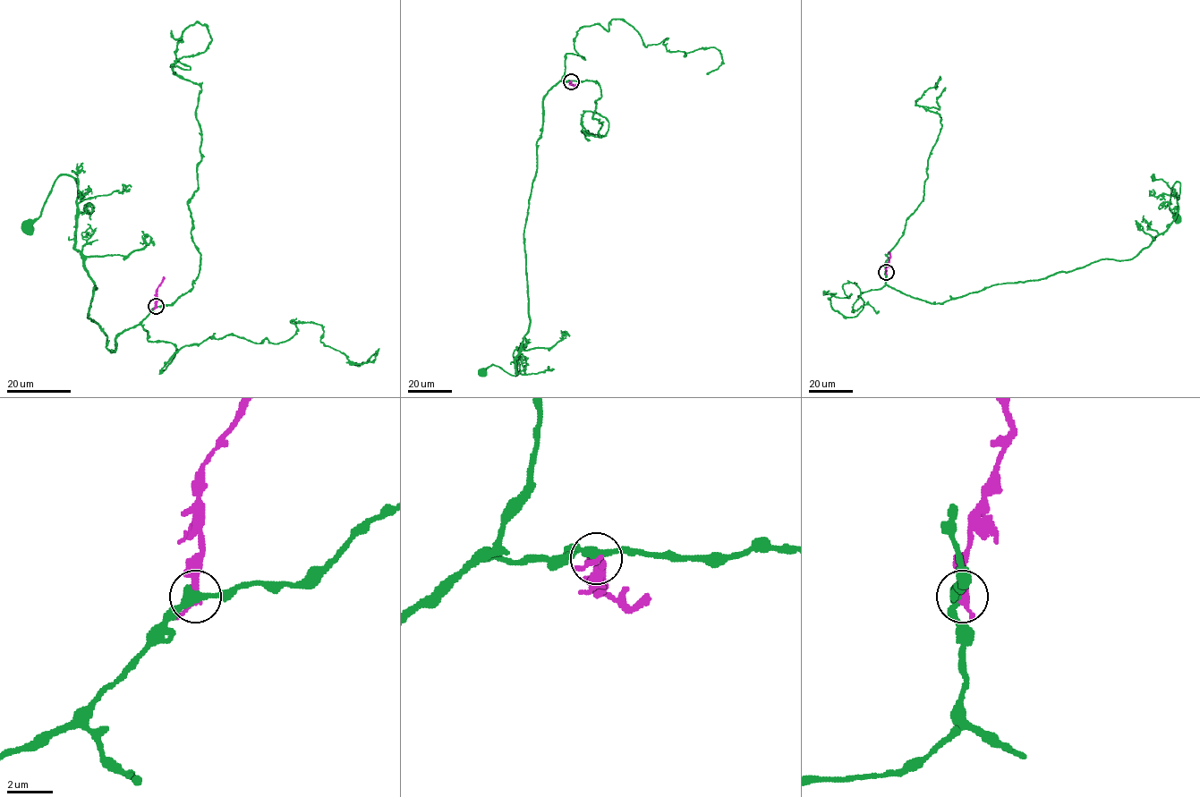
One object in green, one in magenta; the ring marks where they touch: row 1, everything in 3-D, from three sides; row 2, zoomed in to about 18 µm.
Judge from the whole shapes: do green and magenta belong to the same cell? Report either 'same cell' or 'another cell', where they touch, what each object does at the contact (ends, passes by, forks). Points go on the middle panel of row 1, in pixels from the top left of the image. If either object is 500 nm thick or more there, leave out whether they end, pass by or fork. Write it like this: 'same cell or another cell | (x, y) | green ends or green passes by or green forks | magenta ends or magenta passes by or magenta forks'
another cell | (571, 81) | green passes by | magenta passes by

